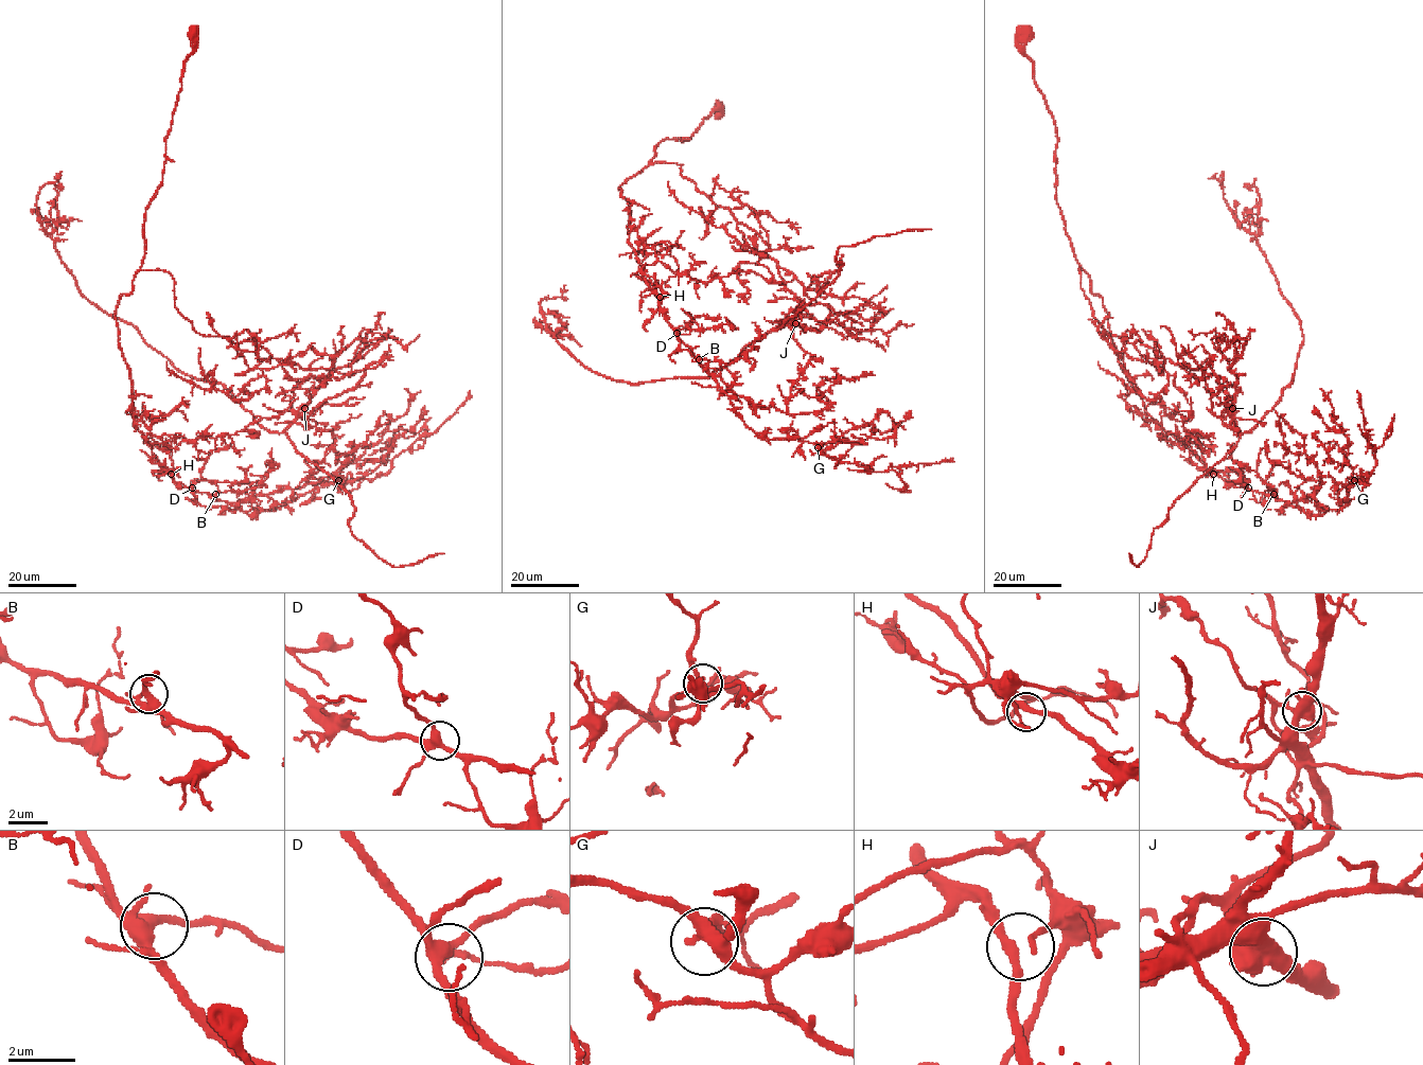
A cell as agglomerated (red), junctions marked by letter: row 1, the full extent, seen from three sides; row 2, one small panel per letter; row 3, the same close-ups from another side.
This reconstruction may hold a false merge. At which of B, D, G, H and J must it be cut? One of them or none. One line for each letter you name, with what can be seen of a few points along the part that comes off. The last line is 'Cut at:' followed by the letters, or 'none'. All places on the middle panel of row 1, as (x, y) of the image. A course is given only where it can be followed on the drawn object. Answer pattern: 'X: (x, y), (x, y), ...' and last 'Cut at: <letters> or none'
J: (795, 323), (776, 326), (710, 377), (632, 385), (585, 368), (546, 327), (541, 299), (561, 297), (565, 284)
Cut at: J

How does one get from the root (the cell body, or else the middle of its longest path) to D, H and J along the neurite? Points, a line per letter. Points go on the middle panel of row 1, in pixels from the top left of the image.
D: (719, 110), (704, 119), (688, 140), (657, 144), (648, 165), (618, 189), (629, 203), (628, 241), (677, 333)
H: (719, 110), (688, 140), (657, 144), (648, 165), (618, 189), (629, 203), (628, 241), (660, 297)
J: (719, 110), (688, 140), (657, 144), (649, 162), (681, 164), (683, 177), (768, 245), (798, 302), (795, 323)

